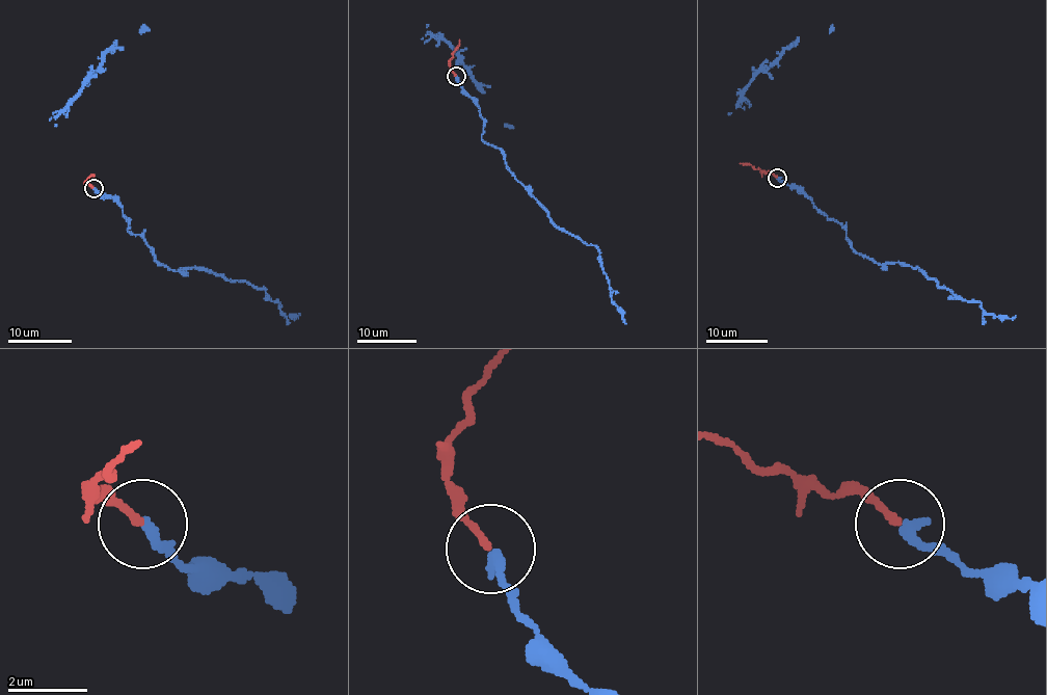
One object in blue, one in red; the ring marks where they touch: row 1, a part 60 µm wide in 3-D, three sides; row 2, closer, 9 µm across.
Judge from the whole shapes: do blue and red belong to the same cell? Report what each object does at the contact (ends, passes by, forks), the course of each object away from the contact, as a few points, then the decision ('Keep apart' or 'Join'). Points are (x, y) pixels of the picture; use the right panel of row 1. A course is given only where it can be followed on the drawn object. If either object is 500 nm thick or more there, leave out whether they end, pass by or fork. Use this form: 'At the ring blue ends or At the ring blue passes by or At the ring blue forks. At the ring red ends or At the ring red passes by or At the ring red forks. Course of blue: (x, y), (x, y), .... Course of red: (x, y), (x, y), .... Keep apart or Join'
At the ring blue ends. At the ring red ends. Course of blue: (778, 177), (837, 221), (858, 252), (881, 265), (917, 267), (938, 286), (980, 302), (986, 312), (1015, 315). Course of red: (777, 177), (740, 163). Join

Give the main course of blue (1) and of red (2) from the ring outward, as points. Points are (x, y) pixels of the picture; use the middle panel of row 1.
1: (456, 77), (480, 109), (481, 138), (501, 151), (506, 167), (553, 221), (598, 249), (610, 293), (626, 323)
2: (456, 76), (450, 59), (459, 39)

